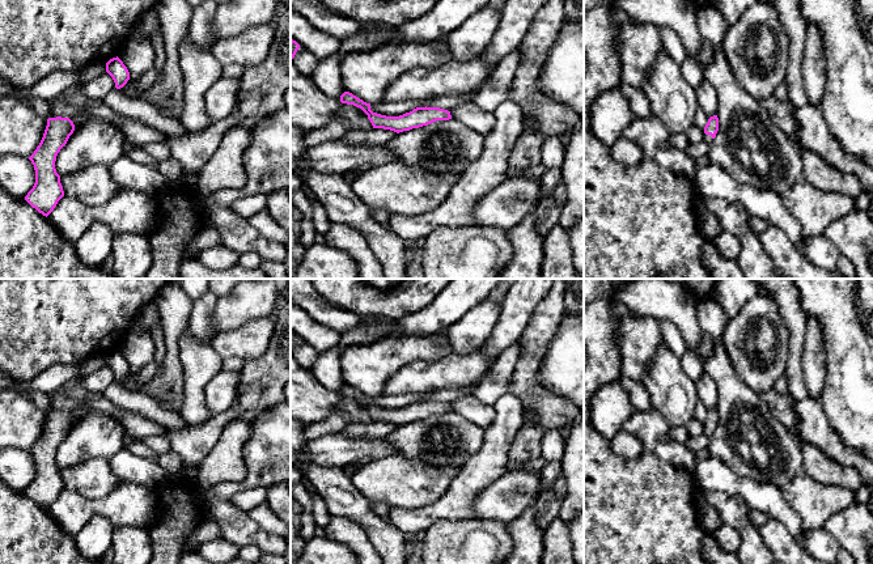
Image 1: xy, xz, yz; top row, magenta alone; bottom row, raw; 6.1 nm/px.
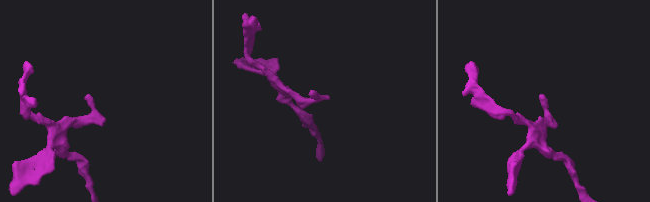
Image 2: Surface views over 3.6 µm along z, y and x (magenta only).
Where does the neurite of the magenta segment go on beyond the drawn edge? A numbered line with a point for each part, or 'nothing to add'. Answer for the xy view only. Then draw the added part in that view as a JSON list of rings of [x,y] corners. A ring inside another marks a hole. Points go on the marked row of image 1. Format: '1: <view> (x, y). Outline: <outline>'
nothing to add

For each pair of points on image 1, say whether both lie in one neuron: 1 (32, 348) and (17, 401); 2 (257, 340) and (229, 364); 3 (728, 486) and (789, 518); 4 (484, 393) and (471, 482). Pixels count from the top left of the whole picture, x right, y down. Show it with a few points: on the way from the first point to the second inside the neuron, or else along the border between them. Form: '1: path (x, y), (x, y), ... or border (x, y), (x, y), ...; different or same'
1: border (51, 365), (26, 384); different
2: border (223, 359), (240, 357), (246, 361); different
3: path (744, 488), (758, 496), (767, 497), (774, 504); same
4: border (507, 391), (492, 405); different

